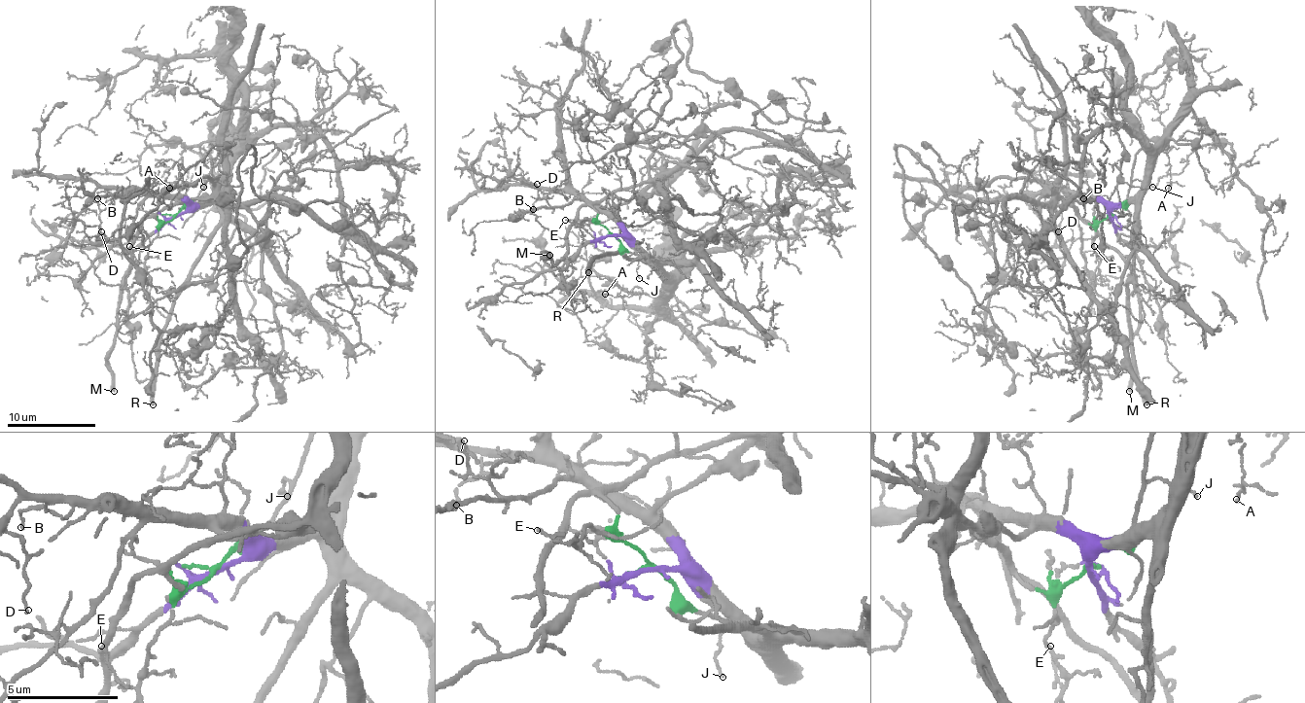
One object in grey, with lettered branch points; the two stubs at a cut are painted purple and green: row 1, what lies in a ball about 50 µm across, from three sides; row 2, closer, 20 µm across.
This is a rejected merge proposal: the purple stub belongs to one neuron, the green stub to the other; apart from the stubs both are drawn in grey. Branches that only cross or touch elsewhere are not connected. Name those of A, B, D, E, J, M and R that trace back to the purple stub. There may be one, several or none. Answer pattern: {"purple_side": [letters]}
{"purple_side": ["A", "B", "D", "R"]}

